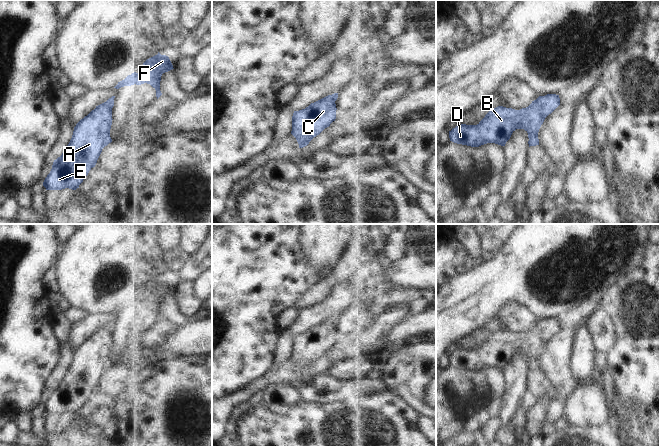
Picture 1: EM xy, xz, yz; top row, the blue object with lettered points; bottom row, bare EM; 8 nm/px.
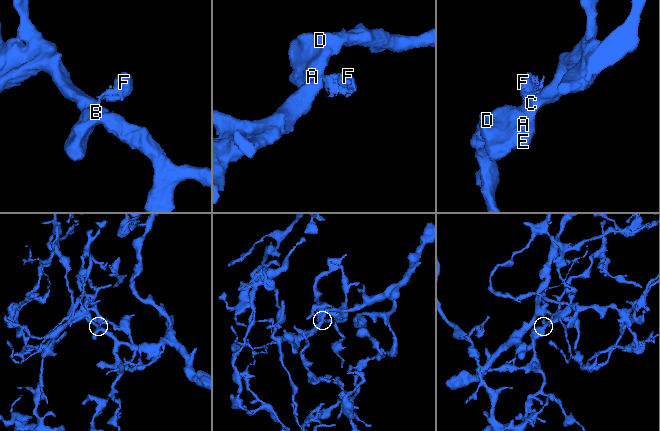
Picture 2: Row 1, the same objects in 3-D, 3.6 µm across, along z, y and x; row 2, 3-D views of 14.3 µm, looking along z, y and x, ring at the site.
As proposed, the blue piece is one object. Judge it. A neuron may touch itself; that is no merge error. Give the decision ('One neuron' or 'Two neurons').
Two neurons.

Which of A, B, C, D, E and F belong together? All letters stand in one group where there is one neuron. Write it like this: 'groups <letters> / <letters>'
groups A B C D E / F

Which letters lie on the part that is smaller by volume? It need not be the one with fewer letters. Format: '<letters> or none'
F

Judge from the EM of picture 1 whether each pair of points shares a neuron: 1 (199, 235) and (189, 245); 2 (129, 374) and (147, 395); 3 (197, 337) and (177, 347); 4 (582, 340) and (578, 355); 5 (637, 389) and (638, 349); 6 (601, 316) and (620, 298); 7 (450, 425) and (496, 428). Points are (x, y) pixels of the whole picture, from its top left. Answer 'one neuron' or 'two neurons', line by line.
1: one neuron
2: two neurons
3: one neuron
4: one neuron
5: one neuron
6: two neurons
7: two neurons

